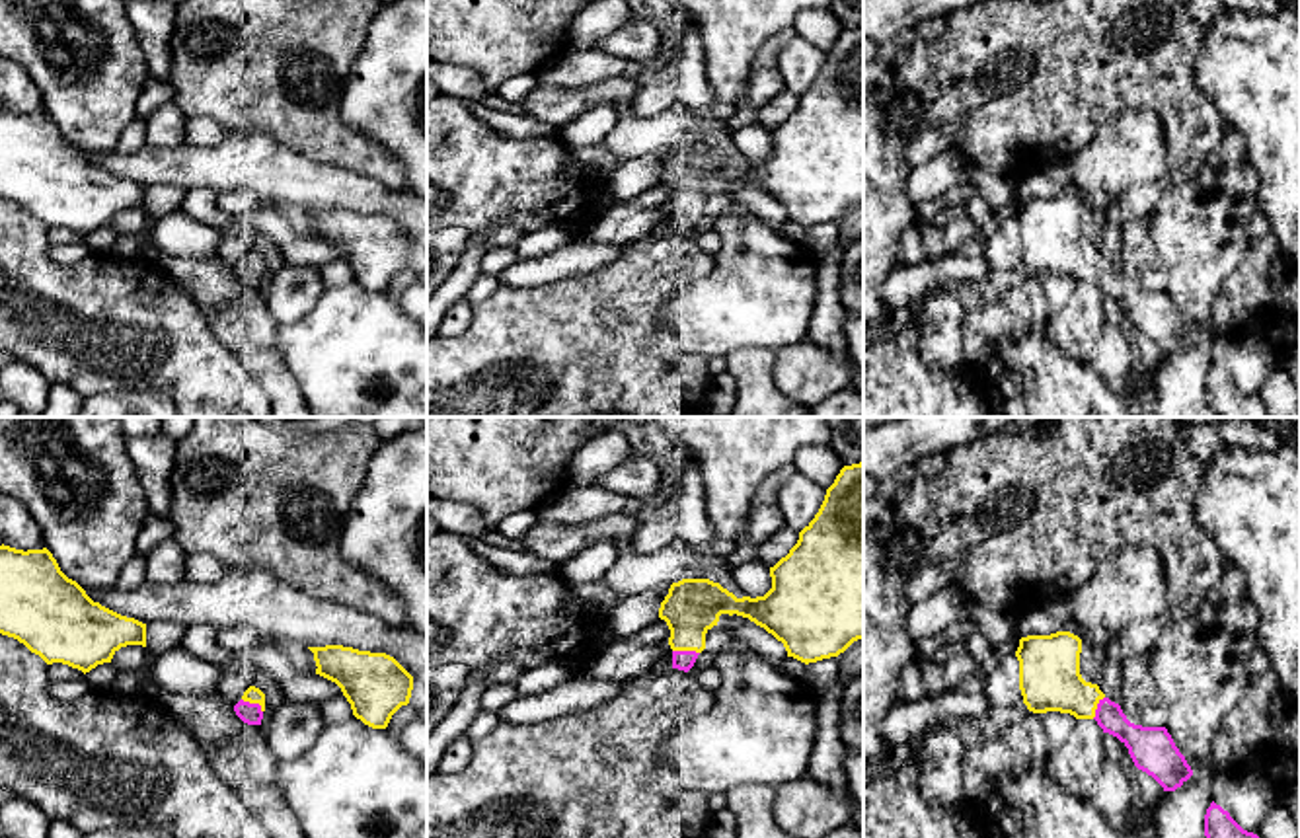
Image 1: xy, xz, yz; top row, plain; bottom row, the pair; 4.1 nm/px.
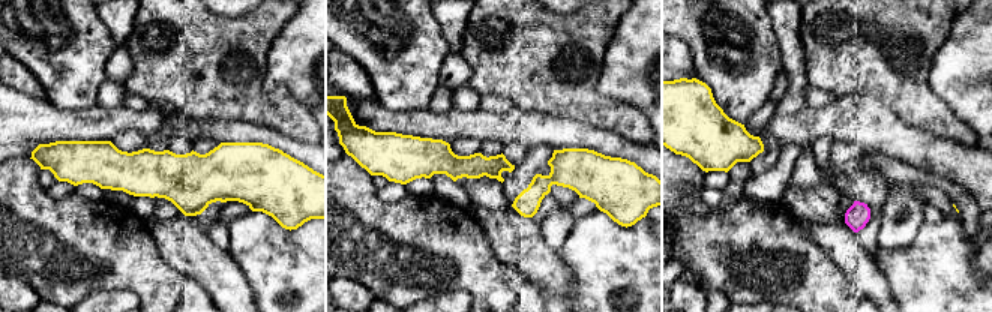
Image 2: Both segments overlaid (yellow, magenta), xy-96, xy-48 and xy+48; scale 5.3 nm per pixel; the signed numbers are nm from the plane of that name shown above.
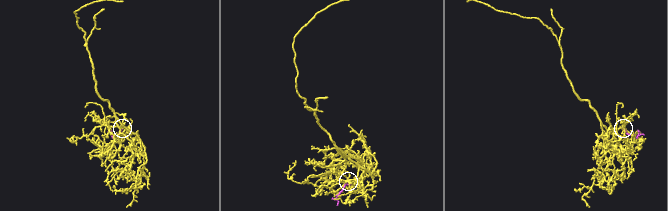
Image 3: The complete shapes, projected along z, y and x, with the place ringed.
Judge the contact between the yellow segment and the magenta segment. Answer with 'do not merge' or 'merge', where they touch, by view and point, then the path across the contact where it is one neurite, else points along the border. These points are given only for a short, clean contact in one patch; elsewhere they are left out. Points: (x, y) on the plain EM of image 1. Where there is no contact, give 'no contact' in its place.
merge; contact xz (687, 213)

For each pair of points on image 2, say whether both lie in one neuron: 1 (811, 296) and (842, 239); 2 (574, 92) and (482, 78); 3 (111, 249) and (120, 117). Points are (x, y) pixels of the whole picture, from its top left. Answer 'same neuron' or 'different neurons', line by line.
1: different neurons
2: same neuron
3: different neurons

